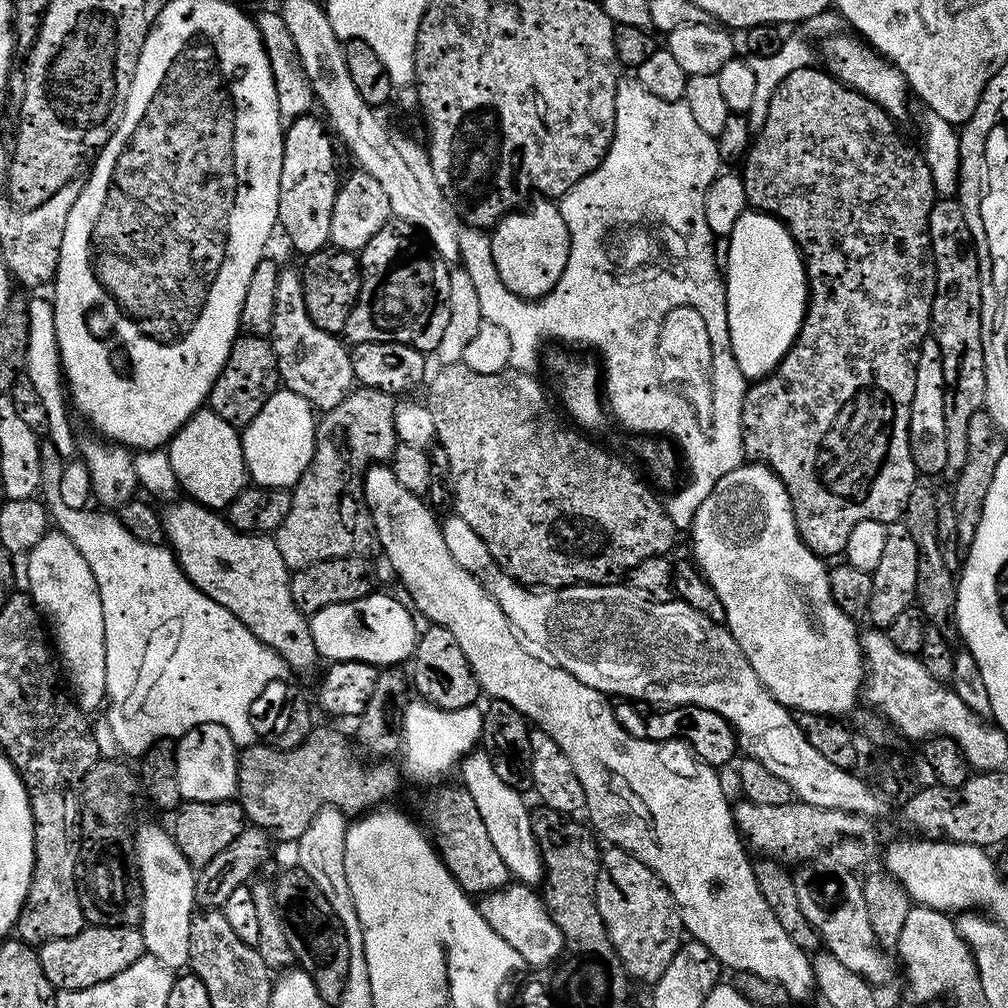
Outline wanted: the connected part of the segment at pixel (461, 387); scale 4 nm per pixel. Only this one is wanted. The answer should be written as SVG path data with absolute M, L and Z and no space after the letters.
M463 361L458 363L450 363L448 365L443 365L432 378L426 397L424 397L424 403L430 410L430 416L434 421L434 428L436 432L437 443L446 450L448 456L450 470L450 487L452 491L452 498L454 504L456 502L458 508L456 508L457 513L467 520L472 520L472 525L475 532L478 534L479 538L490 550L493 559L501 565L501 567L507 572L508 575L514 577L516 580L523 582L528 586L540 585L545 588L565 588L571 584L615 584L621 578L627 577L631 573L633 568L637 568L642 562L646 562L648 558L654 558L655 556L668 556L671 553L672 543L675 542L676 536L678 536L678 530L674 525L672 525L672 520L668 517L667 507L659 500L654 493L648 492L648 488L643 484L642 481L636 477L636 472L628 464L623 464L620 460L615 460L610 453L604 448L599 448L598 445L590 442L588 439L580 436L582 435L577 429L570 427L569 425L564 426L560 422L559 416L556 414L555 410L552 408L541 384L536 380L536 376L531 373L518 371L512 367L507 367L498 374L481 374L476 370L472 370L470 366L466 366Z

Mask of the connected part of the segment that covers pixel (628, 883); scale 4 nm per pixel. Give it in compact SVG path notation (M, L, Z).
M615 846L609 847L600 857L600 873L598 874L598 882L596 883L596 905L598 906L598 914L602 914L602 922L606 926L606 930L610 934L610 942L613 943L614 950L621 956L621 962L627 969L629 977L633 981L636 980L648 980L647 982L655 982L659 976L664 972L664 968L674 958L674 954L679 950L680 945L684 943L686 939L686 933L684 930L684 923L680 917L680 907L674 902L674 898L670 894L670 890L660 881L657 876L647 868L641 860L630 852L624 851L623 848L617 848Z

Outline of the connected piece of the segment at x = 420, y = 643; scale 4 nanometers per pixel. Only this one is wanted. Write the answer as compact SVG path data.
M432 624L424 632L419 633L416 647L410 657L410 684L415 695L442 710L462 710L471 708L482 696L480 684L472 672L470 662L466 662L466 654L462 654L462 646L458 646L454 634L442 626Z

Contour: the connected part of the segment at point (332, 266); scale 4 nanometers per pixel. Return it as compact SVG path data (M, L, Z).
M329 246L320 252L311 253L305 260L308 261L304 268L299 269L299 274L306 314L310 314L318 330L333 334L343 333L346 318L351 314L360 293L360 261L357 253L344 252L341 248Z

